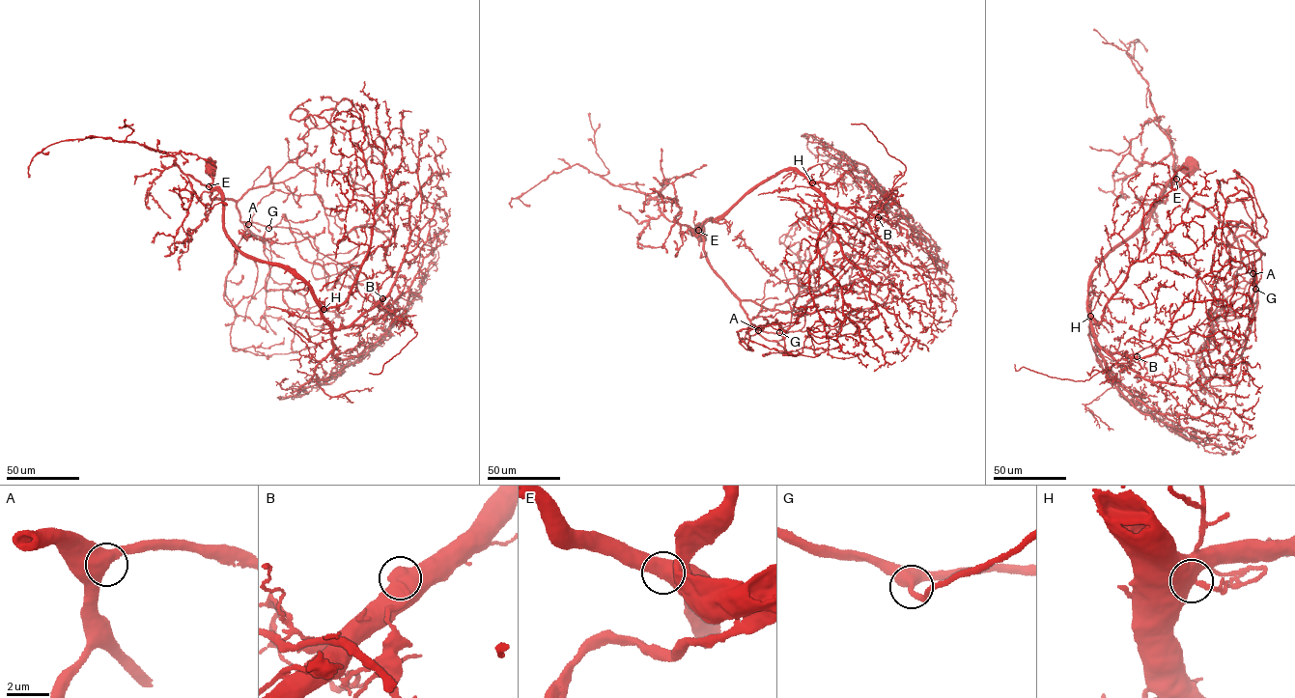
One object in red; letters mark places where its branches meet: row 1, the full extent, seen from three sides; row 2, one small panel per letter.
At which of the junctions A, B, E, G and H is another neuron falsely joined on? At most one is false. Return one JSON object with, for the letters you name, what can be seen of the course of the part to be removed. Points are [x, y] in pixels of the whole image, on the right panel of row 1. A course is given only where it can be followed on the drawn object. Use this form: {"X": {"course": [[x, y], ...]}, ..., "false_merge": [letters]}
{"B": {"course": [[1137, 356], [1127, 363], [1114, 364], [1161, 339], [1195, 328], [1218, 305], [1195, 270], [1166, 238], [1159, 237]]}, "false_merge": ["B"]}

